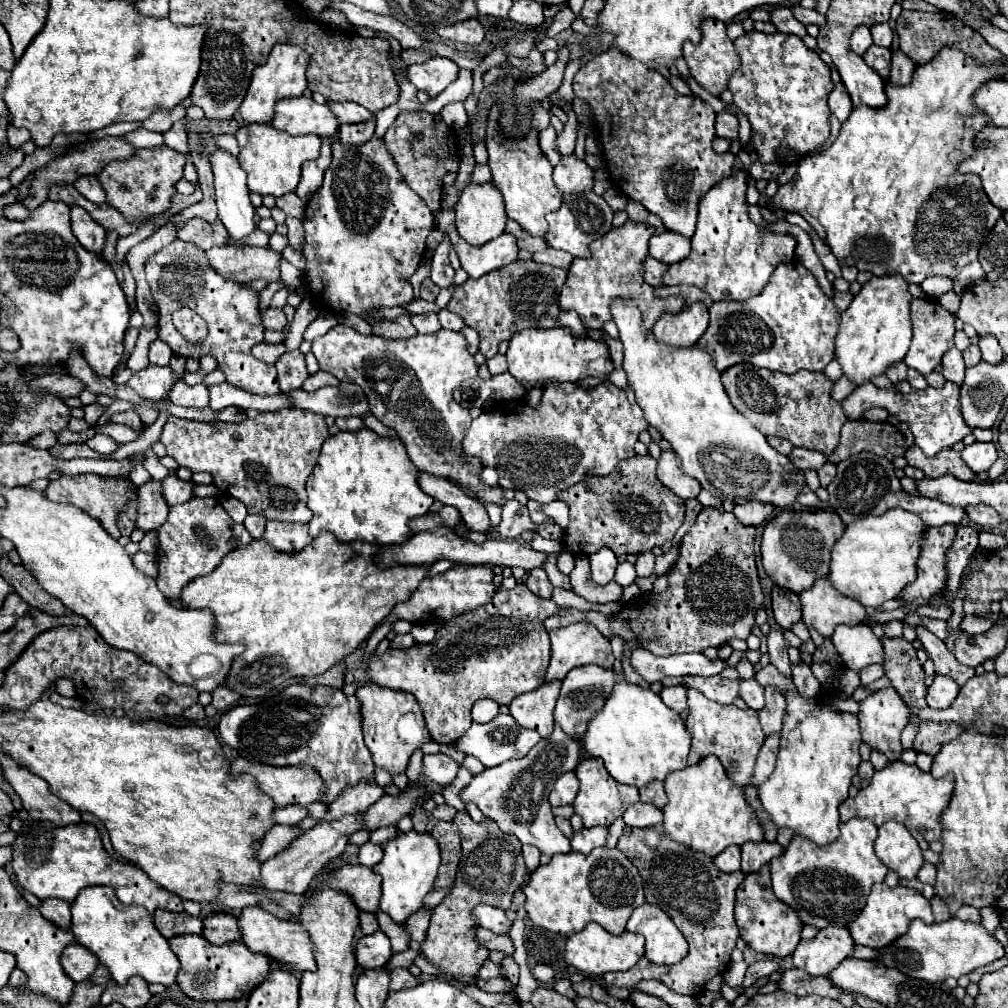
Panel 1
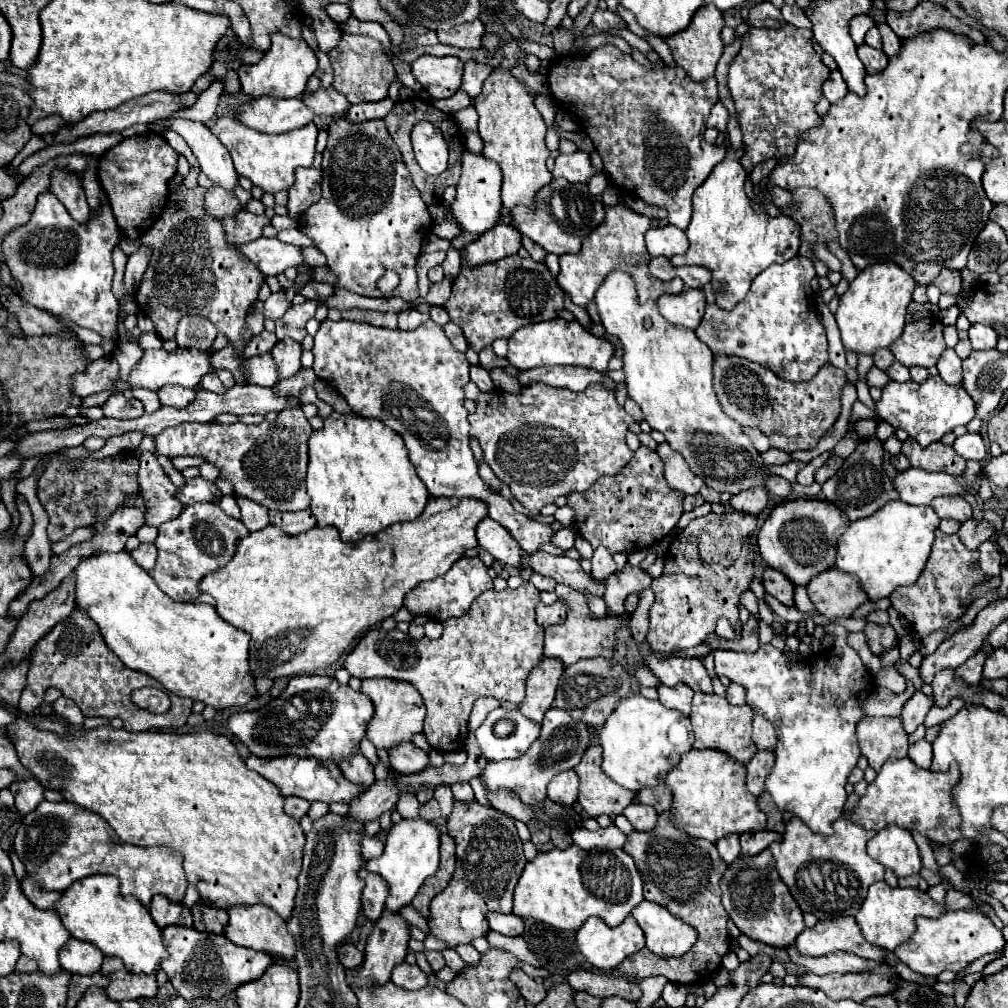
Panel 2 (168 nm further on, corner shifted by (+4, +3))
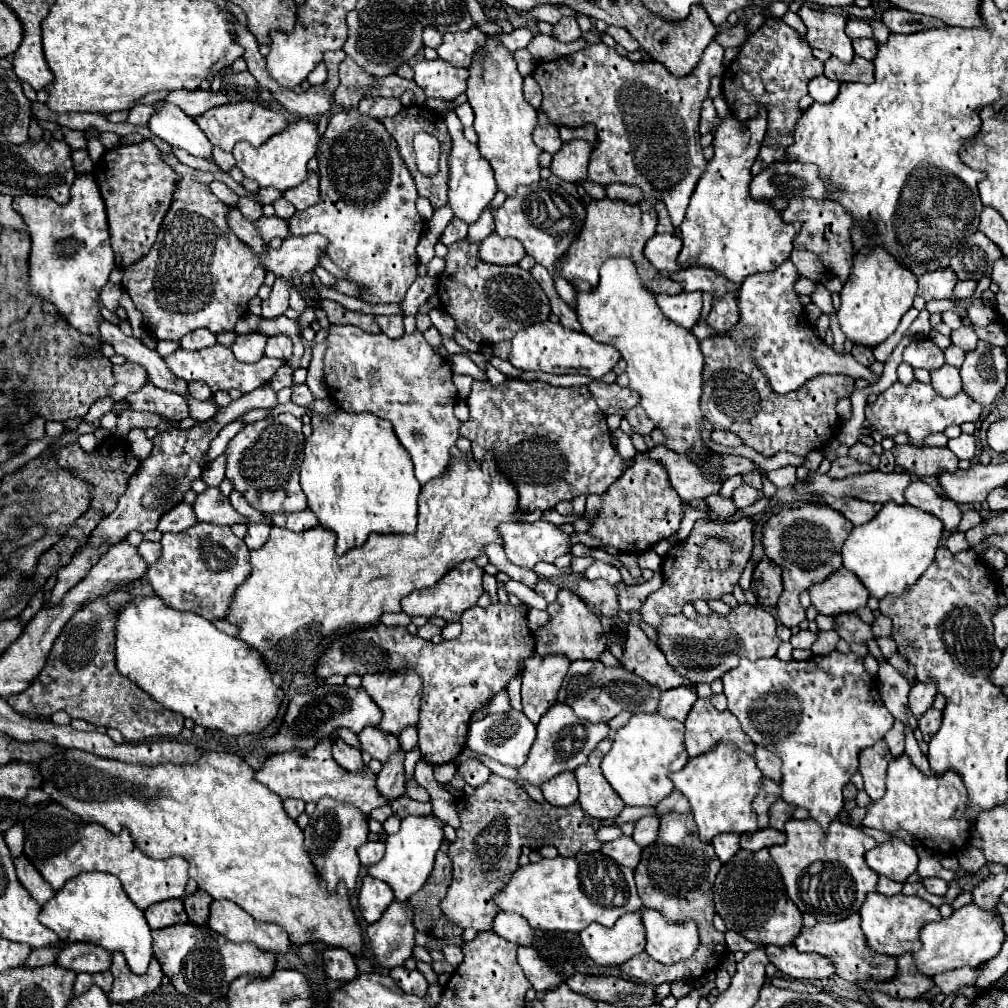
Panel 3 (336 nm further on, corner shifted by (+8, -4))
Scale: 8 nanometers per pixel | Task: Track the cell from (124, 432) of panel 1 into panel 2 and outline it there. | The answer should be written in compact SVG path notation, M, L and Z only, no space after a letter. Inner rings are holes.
M288 408L278 414L274 422L260 422L246 426L236 424L178 424L176 428L166 428L154 436L156 452L168 458L174 456L202 456L206 462L220 470L220 478L228 480L234 494L250 498L268 510L296 512L310 506L306 494L306 464L308 464L308 444L306 438L312 434L312 426L306 420L302 408Z

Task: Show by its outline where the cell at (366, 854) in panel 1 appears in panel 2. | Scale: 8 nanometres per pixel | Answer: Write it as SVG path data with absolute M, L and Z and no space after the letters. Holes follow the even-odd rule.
M376 836L362 840L362 856L364 856L364 860L372 860L372 858L382 856L382 850L384 850L384 844Z

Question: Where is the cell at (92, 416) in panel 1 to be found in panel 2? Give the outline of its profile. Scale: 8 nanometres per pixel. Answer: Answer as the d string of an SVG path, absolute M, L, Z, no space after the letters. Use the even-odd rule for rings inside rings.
M112 394L104 404L102 410L110 418L138 418L144 414L144 406L130 394Z

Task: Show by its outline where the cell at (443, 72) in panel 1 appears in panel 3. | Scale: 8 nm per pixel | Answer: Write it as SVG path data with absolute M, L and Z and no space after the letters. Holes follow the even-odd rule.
M442 59L436 61L418 61L414 65L414 81L424 89L428 97L454 101L460 93L466 91L468 69L452 67Z

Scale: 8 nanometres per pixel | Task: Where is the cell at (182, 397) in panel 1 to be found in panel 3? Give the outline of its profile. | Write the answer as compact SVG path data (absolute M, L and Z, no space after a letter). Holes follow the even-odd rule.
M146 383L140 391L128 395L126 397L126 403L134 411L156 413L156 415L162 415L166 419L182 421L182 419L190 417L188 399L184 399L182 395L176 395L172 391L158 389L152 383Z

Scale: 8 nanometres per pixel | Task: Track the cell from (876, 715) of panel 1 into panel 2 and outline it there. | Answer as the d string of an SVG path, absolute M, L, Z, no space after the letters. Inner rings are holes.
M864 716L858 726L858 744L862 754L868 758L870 766L878 772L886 760L892 758L906 758L908 756L908 734L900 724L900 716Z

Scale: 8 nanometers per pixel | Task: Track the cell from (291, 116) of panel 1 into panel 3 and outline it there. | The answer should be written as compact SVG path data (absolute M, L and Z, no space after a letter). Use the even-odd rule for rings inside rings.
M242 101L242 103L230 103L230 105L220 105L214 107L212 111L206 111L204 115L200 115L200 119L194 119L198 123L198 127L204 131L204 135L208 137L208 141L214 147L220 147L222 151L232 151L232 147L238 141L248 141L254 147L260 147L266 139L270 139L272 135L280 133L288 121L284 119L282 113L272 111L256 101Z

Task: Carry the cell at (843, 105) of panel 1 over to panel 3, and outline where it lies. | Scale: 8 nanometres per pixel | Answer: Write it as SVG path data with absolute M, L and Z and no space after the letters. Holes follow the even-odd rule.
M820 75L808 83L808 95L818 103L830 103L838 95L838 89L840 89L840 83L832 81L824 75Z

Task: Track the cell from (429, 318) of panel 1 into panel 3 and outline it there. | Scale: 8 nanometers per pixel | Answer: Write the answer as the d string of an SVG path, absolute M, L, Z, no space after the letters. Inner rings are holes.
M376 315L376 323L380 325L380 331L388 335L390 339L402 337L404 335L404 325L402 325L402 315Z

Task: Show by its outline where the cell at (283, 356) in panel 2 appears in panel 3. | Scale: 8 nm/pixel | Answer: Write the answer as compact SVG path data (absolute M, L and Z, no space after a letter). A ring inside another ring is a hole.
M286 335L268 337L266 355L268 357L276 357L276 359L284 359L284 361L290 361L290 357L292 357L292 341Z

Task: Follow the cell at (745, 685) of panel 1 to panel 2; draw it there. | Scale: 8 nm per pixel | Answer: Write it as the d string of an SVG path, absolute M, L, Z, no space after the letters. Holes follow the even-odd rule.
M730 684L730 686L728 686L728 694L726 694L726 698L728 698L728 702L730 702L730 704L736 704L736 706L746 704L744 688L740 688L738 684Z

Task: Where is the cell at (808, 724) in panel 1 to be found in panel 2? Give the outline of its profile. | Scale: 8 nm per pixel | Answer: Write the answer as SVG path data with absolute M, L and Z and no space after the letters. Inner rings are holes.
M828 624L828 634L834 638L834 646L830 650L822 650L810 658L796 662L796 666L788 666L784 654L774 646L766 644L760 646L754 654L744 652L730 652L730 650L716 650L714 672L728 676L732 682L746 688L748 704L758 706L762 714L774 724L778 732L776 744L776 764L766 780L766 792L772 796L776 808L782 812L792 812L798 816L812 832L830 836L832 822L842 816L846 804L846 778L856 766L860 758L860 748L856 740L856 722L864 716L862 702L874 690L874 680L868 668L862 664L858 652L848 644L848 630L840 624Z

